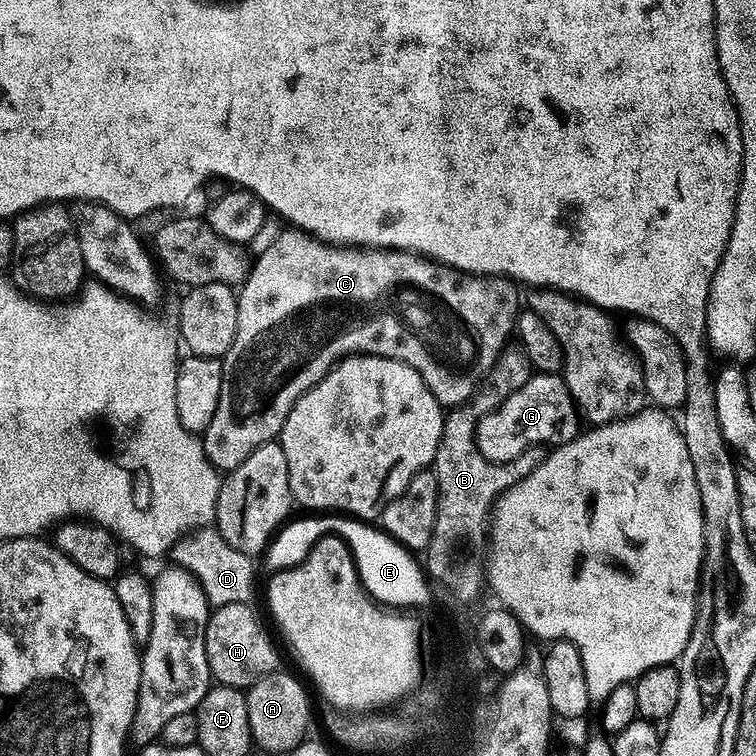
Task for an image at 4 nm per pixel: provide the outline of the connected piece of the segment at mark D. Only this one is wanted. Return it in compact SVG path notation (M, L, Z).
M215 527L199 528L188 533L175 544L168 556L173 565L191 572L211 607L248 604L251 601L254 590L253 559L230 546Z

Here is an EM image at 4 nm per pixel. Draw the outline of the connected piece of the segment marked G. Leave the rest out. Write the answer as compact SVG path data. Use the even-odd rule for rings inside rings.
M534 374L510 398L484 416L476 427L476 445L487 460L504 464L518 458L527 448L559 446L578 435L578 413L563 375Z

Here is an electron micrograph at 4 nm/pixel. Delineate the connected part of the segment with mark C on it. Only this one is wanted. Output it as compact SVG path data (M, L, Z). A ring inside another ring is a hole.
M299 230L287 231L282 233L281 236L274 237L272 244L266 245L261 250L260 257L257 260L255 257L251 261L248 275L245 276L244 283L239 285L238 288L236 298L238 302L238 330L234 334L234 342L230 346L230 350L222 357L222 363L224 365L225 381L232 382L232 380L237 379L236 384L240 388L232 389L232 386L225 386L218 398L217 417L214 421L215 426L208 428L202 433L205 454L212 461L212 465L224 474L238 467L259 444L275 441L279 437L282 426L286 422L286 418L290 414L290 410L297 398L308 388L314 387L332 369L333 364L337 360L342 360L346 356L367 354L369 356L385 356L391 360L400 360L406 366L418 370L422 382L426 382L430 394L434 394L434 398L441 406L459 406L469 403L472 395L476 393L476 389L481 387L482 381L491 373L501 352L505 351L507 344L504 343L507 342L508 335L510 337L513 335L516 318L522 308L522 296L516 293L518 291L517 285L503 276L473 276L460 271L459 268L450 268L447 264L417 256L414 252L401 252L387 248L333 246ZM272 352L284 352L281 354L276 368L272 365ZM227 424L232 427L229 432L224 429ZM227 436L233 440L232 448L228 448L227 442L224 441Z

